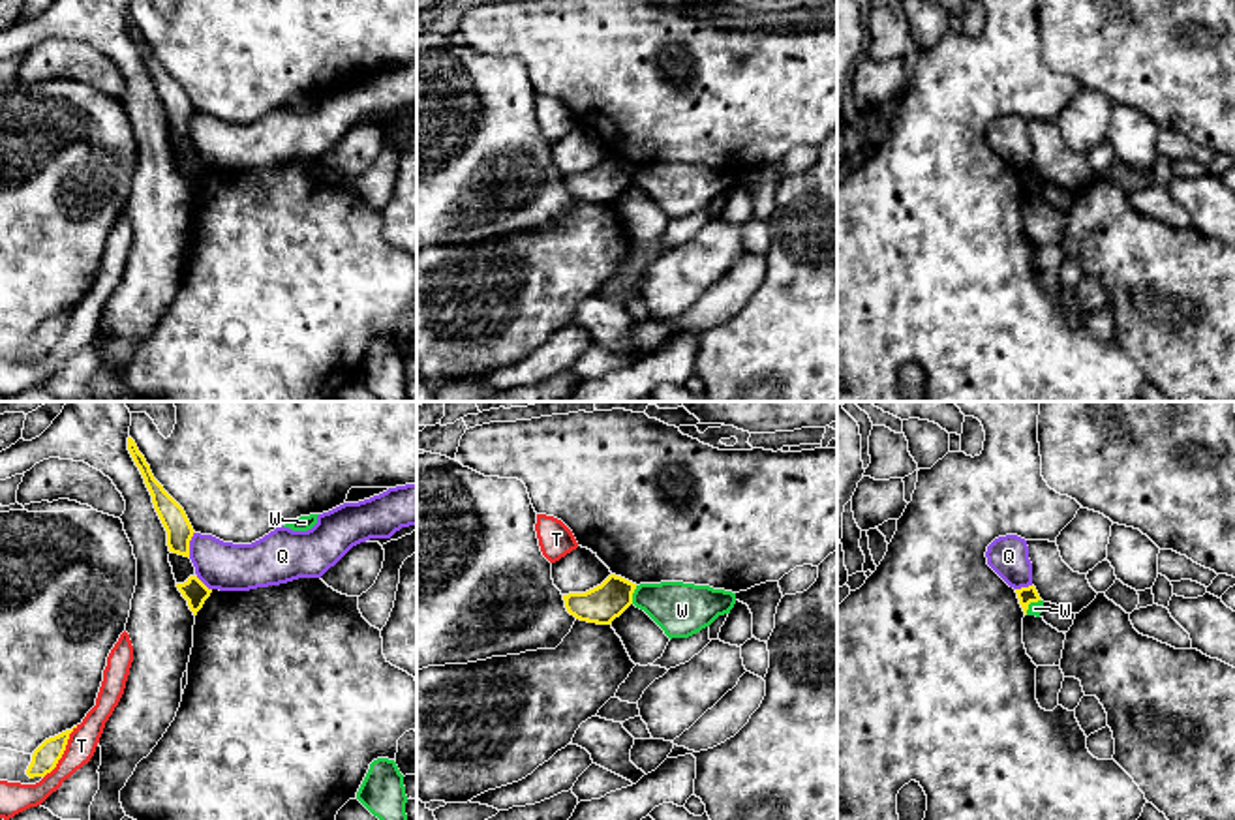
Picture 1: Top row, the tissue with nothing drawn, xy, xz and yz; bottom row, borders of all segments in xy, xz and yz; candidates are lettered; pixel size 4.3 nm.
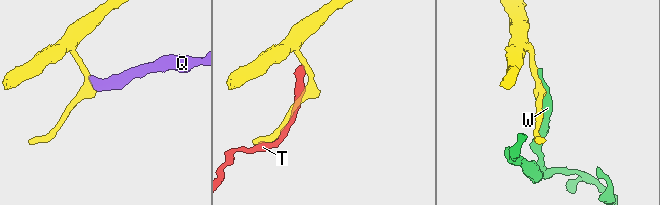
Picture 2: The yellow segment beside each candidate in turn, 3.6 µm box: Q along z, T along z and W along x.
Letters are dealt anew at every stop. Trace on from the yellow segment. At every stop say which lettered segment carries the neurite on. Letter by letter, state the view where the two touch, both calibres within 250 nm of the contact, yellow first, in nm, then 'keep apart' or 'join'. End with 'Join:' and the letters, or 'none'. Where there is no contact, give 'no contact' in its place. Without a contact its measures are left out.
Q: xy | 110/200 nm | keep apart
T: xy | 110/130 nm | keep apart
W: xz | 160/220 nm | keep apart
Join: none

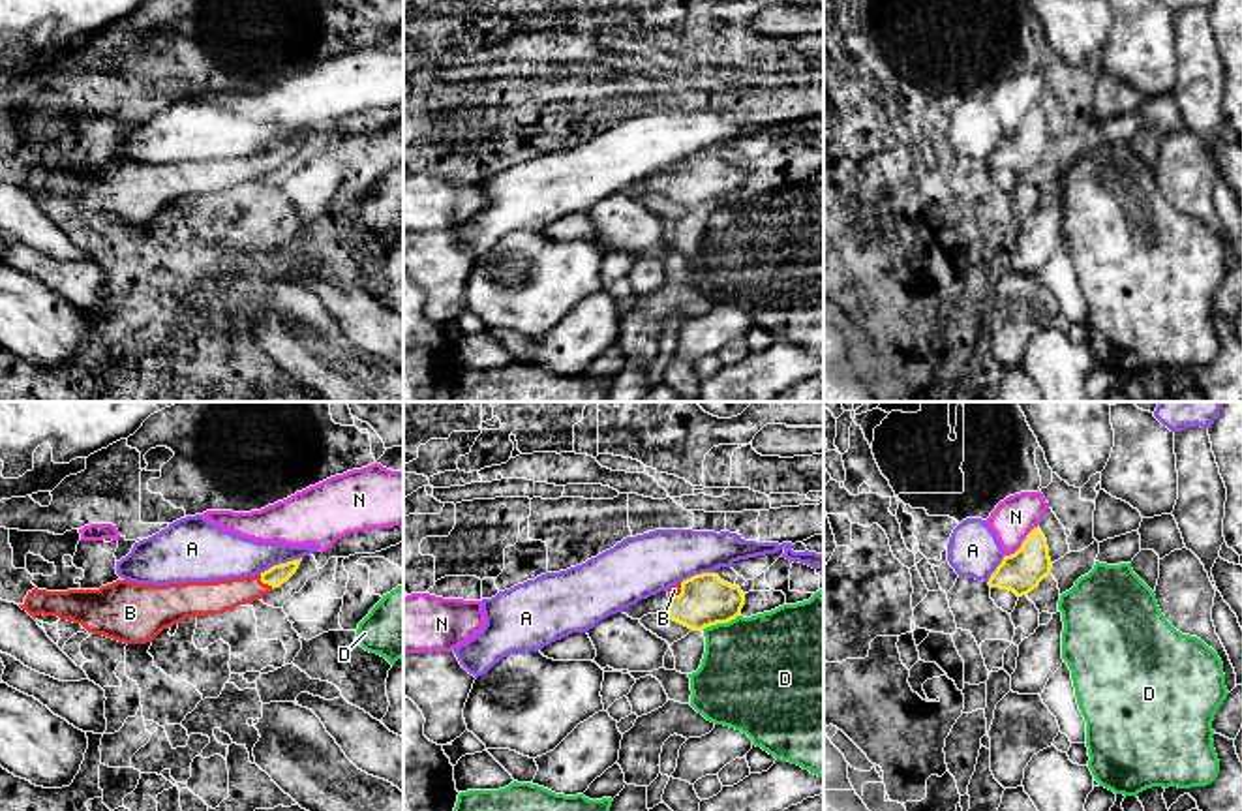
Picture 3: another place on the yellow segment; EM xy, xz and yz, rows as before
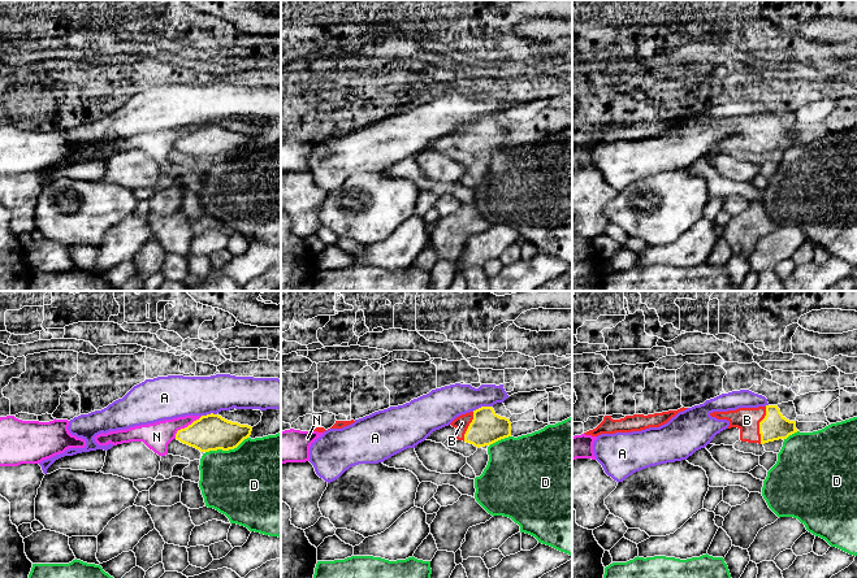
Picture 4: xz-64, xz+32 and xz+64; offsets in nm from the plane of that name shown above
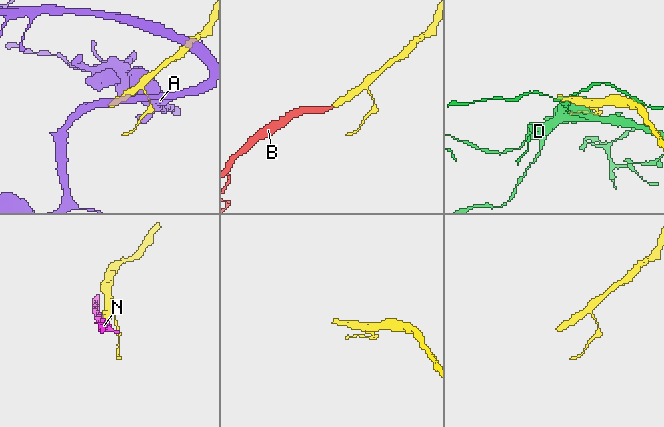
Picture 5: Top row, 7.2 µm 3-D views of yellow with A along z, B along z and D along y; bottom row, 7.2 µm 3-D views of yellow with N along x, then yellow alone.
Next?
A: xy | 90/200 nm | keep apart
B: xy | 90/140 nm | join
D: xz | 220/440 nm | keep apart
N: yz | 170/180 nm | keep apart
Join: B

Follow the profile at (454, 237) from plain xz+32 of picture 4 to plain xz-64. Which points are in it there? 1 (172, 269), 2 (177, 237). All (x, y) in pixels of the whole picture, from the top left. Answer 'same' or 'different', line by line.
1: different
2: different

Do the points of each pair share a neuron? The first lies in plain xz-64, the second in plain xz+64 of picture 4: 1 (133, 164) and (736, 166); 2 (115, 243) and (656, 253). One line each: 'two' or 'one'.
1: one
2: one

